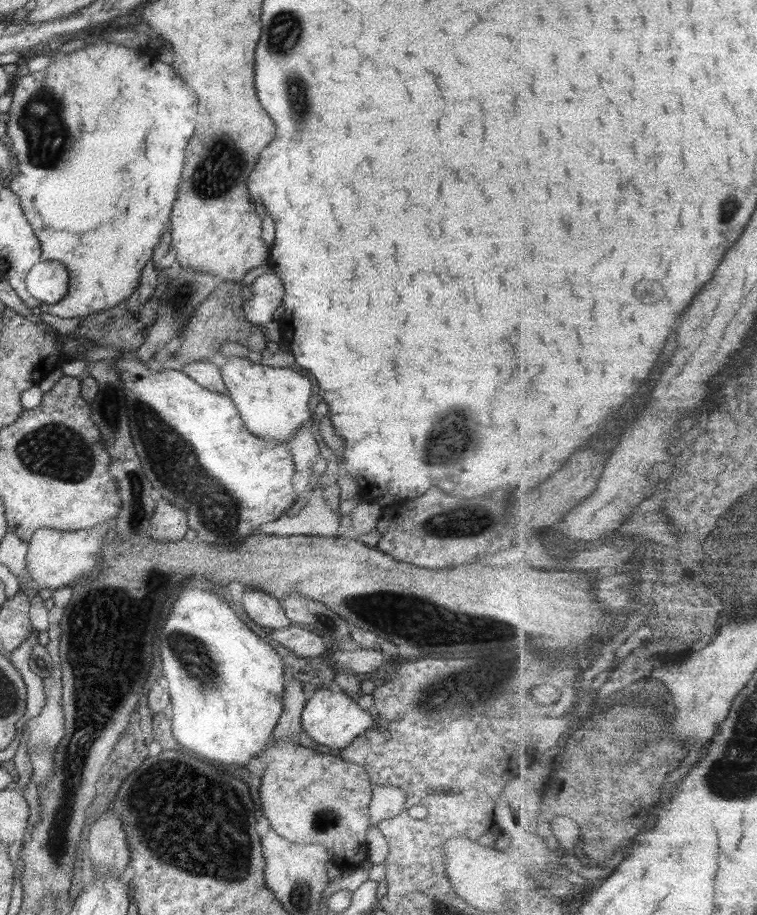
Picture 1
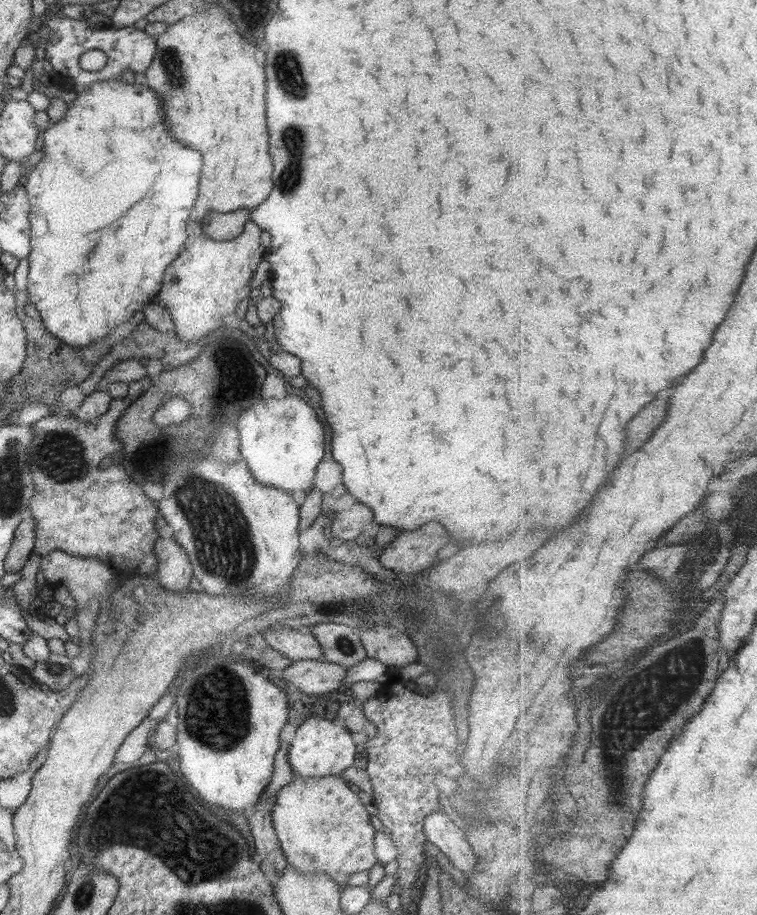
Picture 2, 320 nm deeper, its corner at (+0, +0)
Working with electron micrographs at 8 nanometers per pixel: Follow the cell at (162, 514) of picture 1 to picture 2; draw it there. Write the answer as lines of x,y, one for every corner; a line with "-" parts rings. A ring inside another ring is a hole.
156,538
153,546
158,560
154,580
169,592
188,590
192,576
192,566
183,549
169,538

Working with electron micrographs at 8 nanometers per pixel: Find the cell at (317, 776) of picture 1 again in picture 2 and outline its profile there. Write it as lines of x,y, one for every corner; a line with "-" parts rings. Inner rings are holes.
338,775
315,776
313,778
295,777
295,779
291,783
286,784
283,788
279,789
279,792
275,797
271,816
274,833
278,838
280,849
282,850
284,857
287,859
289,867
296,870
296,872
299,874
314,874
314,872
322,872
323,874
326,874
333,882
336,882
340,886
346,887
347,880
349,880
349,876
351,876
351,874
355,874
355,872
360,872
362,875
365,875
367,873
367,870
369,870
377,862
376,856
374,855
375,830
373,829
373,827
371,827
369,815
364,809
364,806
362,805
356,789
346,783

